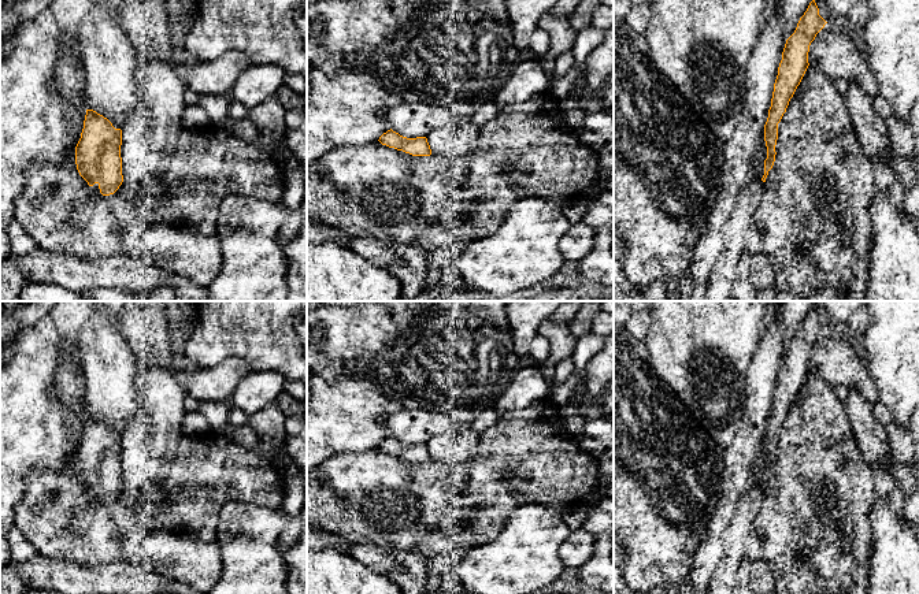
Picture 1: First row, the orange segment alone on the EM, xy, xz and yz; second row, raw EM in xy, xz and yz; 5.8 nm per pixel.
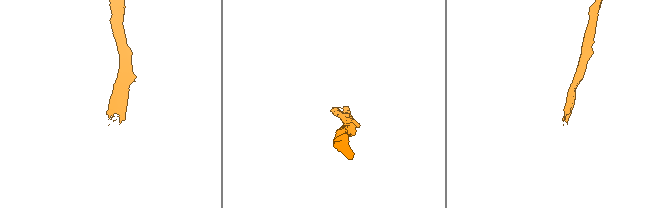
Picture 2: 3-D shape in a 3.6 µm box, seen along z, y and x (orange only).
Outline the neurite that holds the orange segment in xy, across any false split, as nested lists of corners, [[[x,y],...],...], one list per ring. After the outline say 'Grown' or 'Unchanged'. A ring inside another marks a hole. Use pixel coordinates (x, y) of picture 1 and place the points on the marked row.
[[[86,109],[75,164],[95,197],[114,194],[123,182],[122,130],[93,109]]]. Grown

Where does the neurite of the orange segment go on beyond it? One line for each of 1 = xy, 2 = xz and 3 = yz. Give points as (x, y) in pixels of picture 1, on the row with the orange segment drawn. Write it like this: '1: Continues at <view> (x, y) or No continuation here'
1: Continues at xy (95, 189)
2: No continuation here
3: No continuation here

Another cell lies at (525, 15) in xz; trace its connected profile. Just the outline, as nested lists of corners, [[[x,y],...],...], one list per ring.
[[[505,0],[507,14],[512,26],[512,38],[518,49],[530,44],[533,33],[545,12],[551,11],[557,0]]]

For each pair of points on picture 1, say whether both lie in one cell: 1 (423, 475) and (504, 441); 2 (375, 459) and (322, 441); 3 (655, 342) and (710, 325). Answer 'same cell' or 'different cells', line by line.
1: same cell
2: different cells
3: same cell

